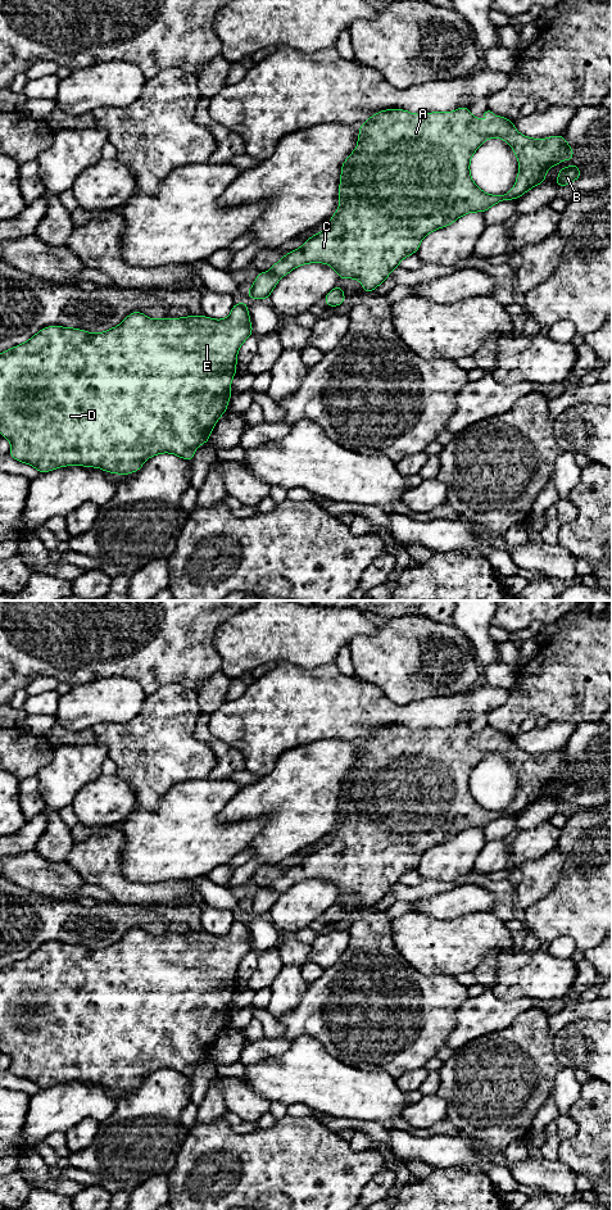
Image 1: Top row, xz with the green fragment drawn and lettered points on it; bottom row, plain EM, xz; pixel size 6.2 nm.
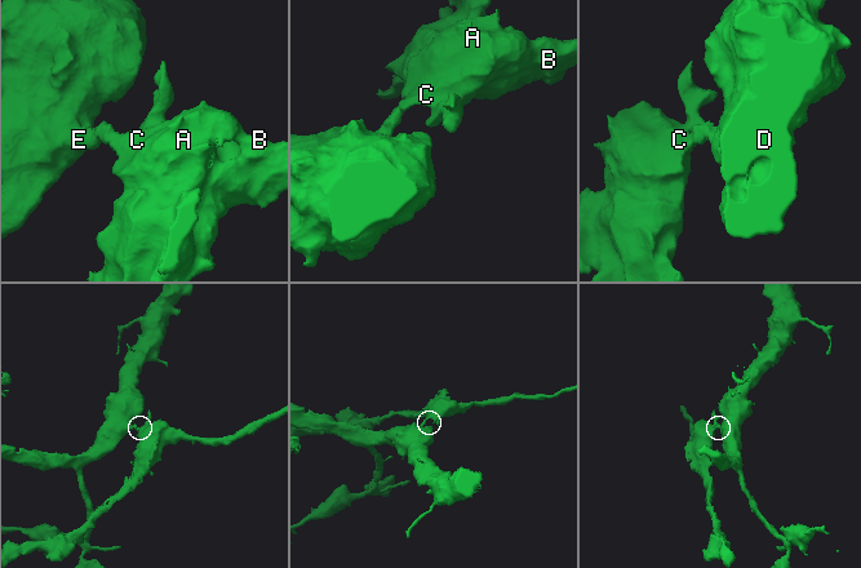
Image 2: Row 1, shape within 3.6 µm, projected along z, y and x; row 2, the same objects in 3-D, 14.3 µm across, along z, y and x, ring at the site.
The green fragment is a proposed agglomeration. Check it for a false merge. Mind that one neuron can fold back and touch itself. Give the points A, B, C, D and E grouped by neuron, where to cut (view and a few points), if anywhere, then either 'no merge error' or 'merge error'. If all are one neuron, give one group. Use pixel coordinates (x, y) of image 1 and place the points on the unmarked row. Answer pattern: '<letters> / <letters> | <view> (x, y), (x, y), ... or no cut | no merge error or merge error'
A B C / D E | xz (270, 887), (277, 894) | merge error

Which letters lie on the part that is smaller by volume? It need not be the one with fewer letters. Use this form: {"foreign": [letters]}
{"foreign": ["A", "B", "C"]}

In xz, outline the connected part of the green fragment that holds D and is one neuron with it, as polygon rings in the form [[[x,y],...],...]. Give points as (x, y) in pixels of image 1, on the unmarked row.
[[[235,919],[226,935],[212,935],[205,932],[151,935],[136,926],[127,932],[119,942],[99,950],[60,942],[41,944],[27,959],[0,970],[0,1051],[8,1053],[12,1059],[9,1071],[31,1080],[40,1089],[64,1082],[80,1080],[98,1083],[110,1089],[128,1091],[139,1087],[148,1074],[159,1069],[173,1069],[191,1078],[195,1065],[200,1060],[209,1059],[210,1047],[218,1034],[227,1027],[228,1016],[232,1012],[230,1001],[236,991],[237,967],[253,948],[248,919]]]

